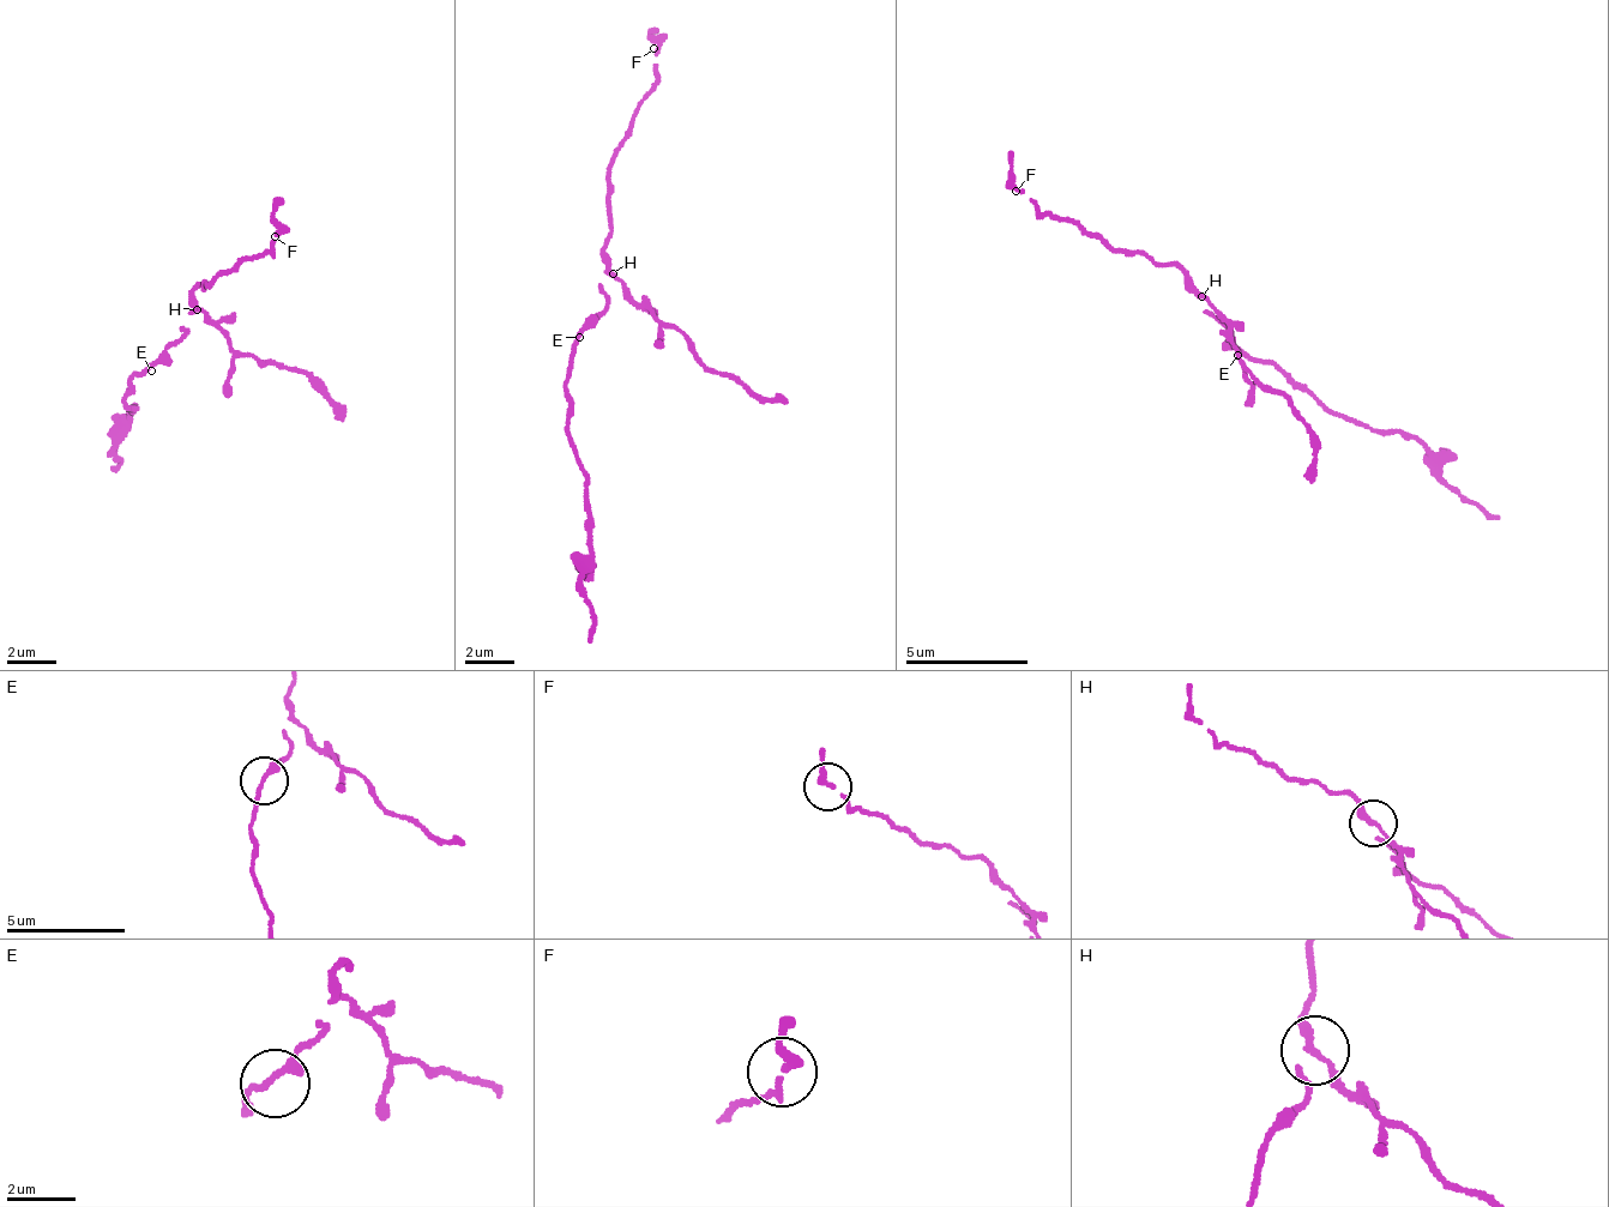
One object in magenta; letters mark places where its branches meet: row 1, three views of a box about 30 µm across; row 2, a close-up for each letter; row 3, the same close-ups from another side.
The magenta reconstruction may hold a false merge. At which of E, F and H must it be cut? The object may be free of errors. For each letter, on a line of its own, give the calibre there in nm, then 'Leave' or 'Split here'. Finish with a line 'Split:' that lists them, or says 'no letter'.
E: Thickness 200 nm. Leave
F: Thickness 220 nm. Leave
H: Thickness 220 nm. Split here
Split: H

